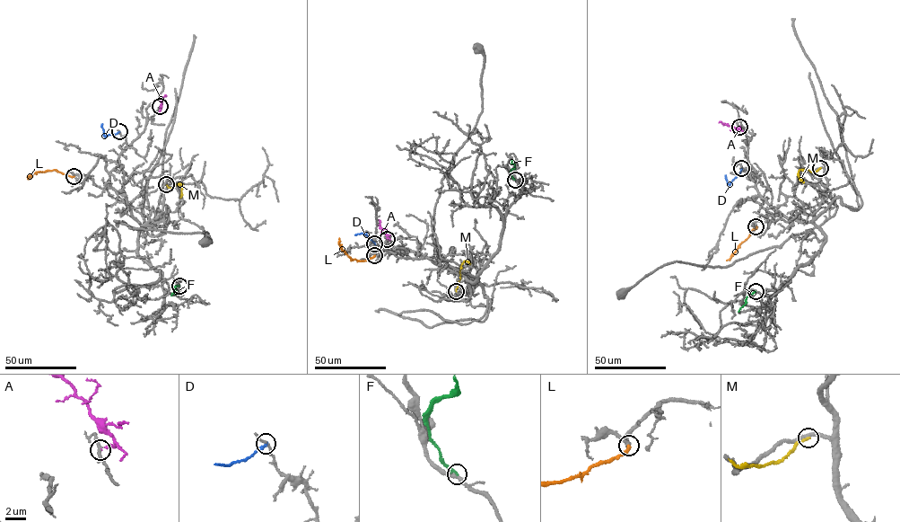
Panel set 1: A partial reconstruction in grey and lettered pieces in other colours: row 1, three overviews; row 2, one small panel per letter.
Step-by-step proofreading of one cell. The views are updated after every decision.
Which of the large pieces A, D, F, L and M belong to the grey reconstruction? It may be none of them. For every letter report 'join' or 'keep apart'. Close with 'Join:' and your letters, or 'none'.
A: keep apart
D: keep apart
F: keep apart
L: join
M: keep apart
Join: L

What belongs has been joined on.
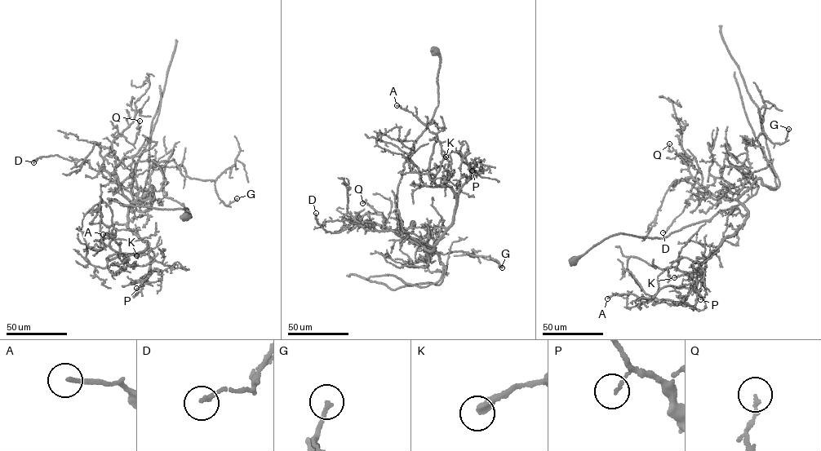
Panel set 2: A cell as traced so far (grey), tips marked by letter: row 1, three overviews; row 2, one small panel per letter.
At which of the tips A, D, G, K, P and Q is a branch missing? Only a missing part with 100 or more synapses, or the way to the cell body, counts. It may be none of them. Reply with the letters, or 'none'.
none

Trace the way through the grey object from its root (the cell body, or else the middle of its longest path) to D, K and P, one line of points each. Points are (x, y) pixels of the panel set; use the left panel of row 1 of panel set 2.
D: (185, 217), (187, 209), (110, 203), (130, 204), (115, 176), (85, 161), (55, 155), (33, 162)
K: (185, 217), (187, 209), (108, 199), (128, 206), (128, 227), (147, 242), (143, 251), (122, 254), (136, 255)
P: (185, 217), (187, 209), (108, 199), (128, 206), (128, 227), (147, 242), (150, 267), (136, 288)

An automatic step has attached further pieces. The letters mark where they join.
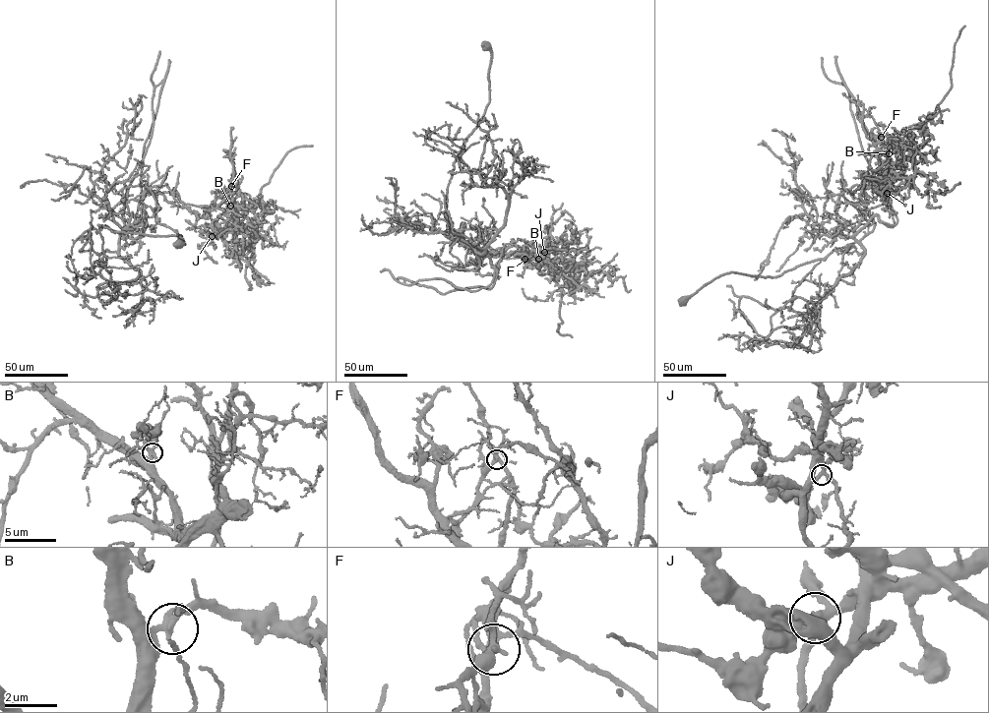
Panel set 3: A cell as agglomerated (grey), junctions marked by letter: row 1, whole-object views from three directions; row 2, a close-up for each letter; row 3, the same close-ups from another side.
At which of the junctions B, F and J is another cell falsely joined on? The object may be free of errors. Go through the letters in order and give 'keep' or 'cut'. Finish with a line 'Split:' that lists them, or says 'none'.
B: keep
F: cut
J: keep
Split: F

